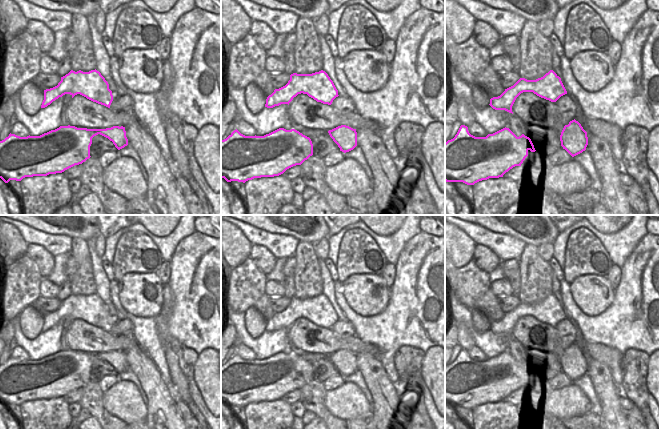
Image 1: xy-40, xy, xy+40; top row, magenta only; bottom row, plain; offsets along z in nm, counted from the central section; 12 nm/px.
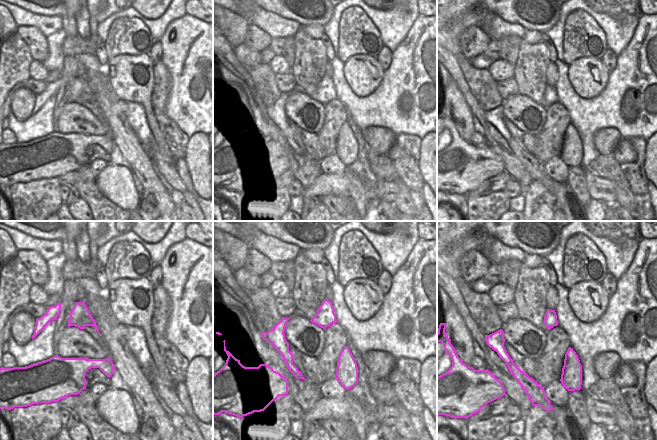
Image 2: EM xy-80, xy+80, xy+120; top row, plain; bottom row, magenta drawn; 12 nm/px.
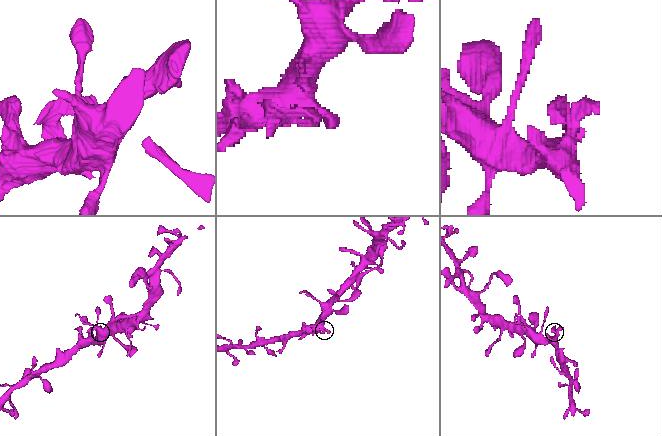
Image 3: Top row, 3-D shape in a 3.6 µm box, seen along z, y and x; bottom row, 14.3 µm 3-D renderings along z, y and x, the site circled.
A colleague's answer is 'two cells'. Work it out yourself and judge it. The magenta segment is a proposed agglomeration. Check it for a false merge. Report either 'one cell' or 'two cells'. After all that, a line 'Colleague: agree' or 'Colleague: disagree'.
two cells
Colleague: agree

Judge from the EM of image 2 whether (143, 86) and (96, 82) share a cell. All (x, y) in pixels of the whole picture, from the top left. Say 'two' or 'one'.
two

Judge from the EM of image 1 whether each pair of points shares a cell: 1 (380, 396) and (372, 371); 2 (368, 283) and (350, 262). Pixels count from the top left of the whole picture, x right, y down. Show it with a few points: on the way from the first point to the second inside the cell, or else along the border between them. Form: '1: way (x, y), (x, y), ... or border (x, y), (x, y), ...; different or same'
1: way (380, 390), (375, 377); same
2: border (380, 274), (351, 274), (342, 282); different

